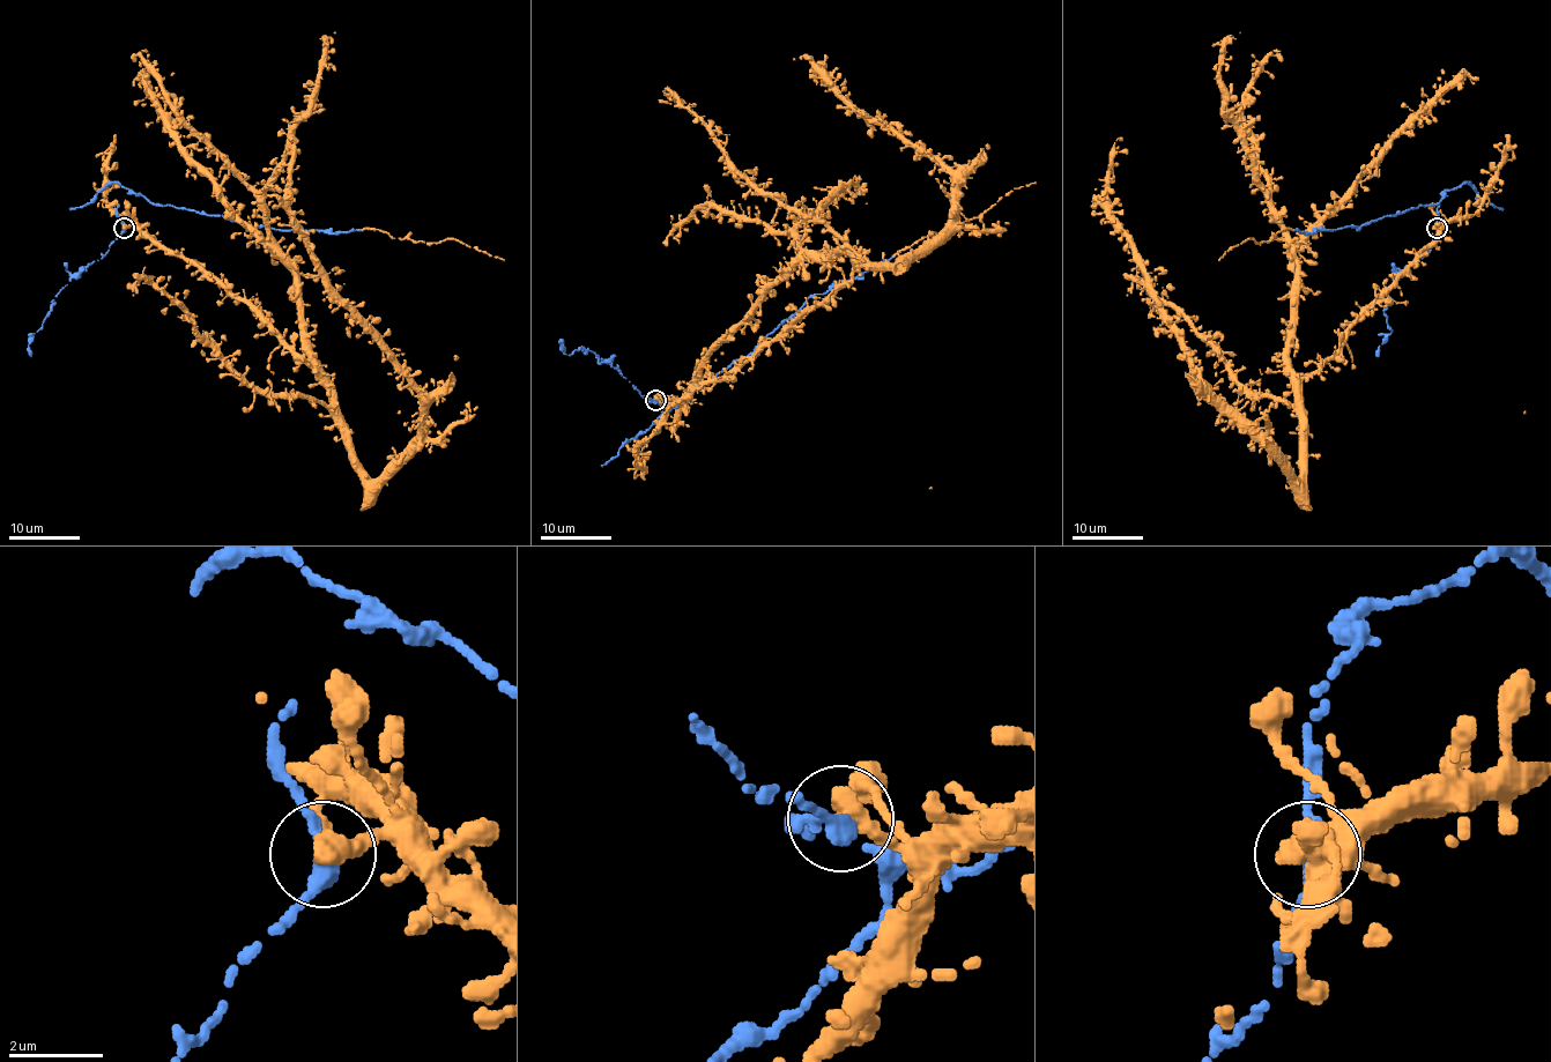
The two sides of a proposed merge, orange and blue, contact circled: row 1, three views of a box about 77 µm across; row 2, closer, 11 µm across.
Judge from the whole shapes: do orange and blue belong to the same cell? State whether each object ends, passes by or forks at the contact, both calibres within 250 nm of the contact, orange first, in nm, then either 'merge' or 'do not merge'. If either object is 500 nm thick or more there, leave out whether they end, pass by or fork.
orange ends | blue passes by | 480/340 nm | merge

